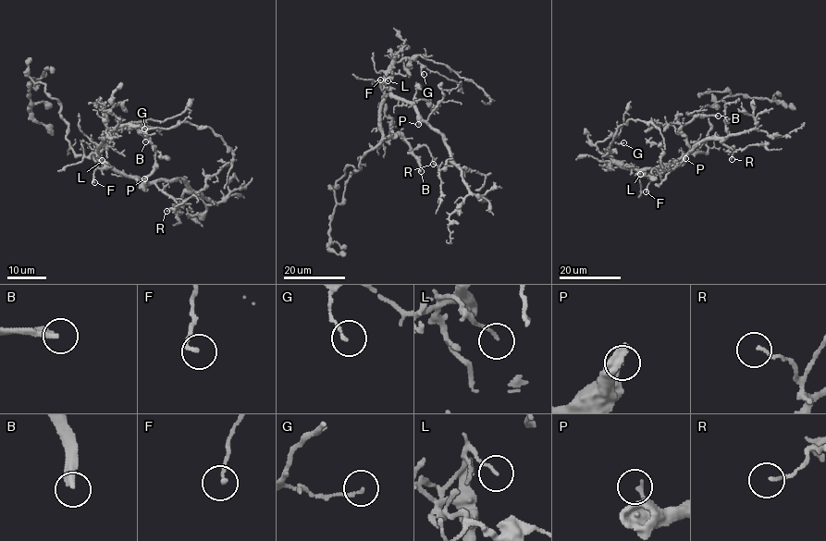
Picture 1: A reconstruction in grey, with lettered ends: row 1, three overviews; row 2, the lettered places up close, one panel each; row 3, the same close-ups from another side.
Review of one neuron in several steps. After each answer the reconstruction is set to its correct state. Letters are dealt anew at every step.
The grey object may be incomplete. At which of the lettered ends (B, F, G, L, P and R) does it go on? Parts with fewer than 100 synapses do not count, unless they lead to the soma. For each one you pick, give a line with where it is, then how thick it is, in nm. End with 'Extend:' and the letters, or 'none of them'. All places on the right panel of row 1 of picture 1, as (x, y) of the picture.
B: (718, 116) | 280 nm
Extend: B

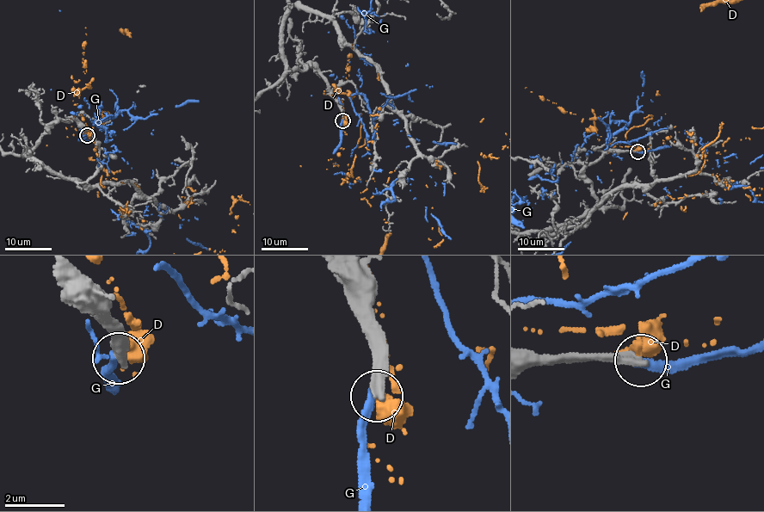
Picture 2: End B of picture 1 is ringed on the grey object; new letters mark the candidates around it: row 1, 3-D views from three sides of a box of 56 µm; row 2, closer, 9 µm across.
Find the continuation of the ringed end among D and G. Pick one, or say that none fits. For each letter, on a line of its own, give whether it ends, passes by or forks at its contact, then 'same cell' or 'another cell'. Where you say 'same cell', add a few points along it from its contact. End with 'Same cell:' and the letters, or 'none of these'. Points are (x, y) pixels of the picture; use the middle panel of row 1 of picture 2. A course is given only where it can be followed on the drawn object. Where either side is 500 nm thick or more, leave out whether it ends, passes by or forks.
D: it passes by | another cell
G: it ends | another cell
Same cell: none of these

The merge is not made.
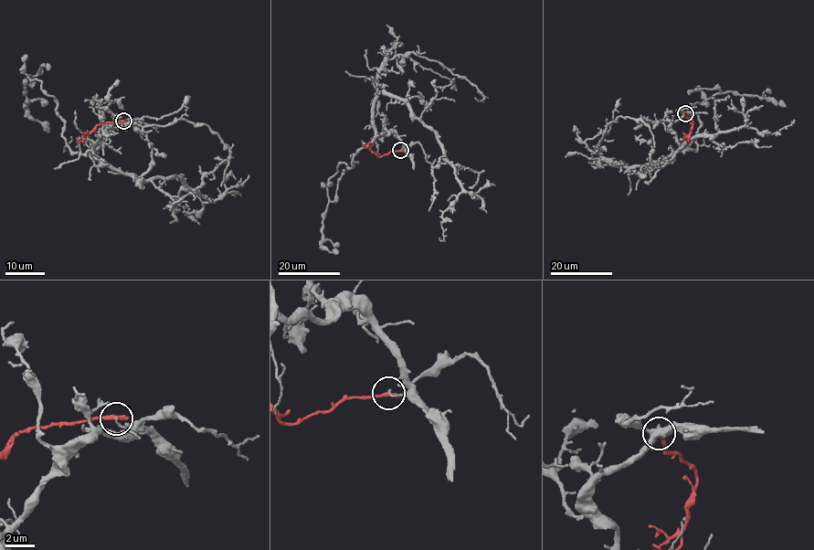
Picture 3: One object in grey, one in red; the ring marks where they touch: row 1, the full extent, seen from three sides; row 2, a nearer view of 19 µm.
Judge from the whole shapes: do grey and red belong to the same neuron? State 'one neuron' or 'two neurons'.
two neurons

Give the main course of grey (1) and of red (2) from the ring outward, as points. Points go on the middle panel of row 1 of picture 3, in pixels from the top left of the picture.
1: (400, 150), (394, 132), (375, 130), (380, 93), (398, 97), (431, 129), (462, 188), (442, 215), (439, 238)
2: (400, 151), (379, 156), (367, 145), (362, 146)

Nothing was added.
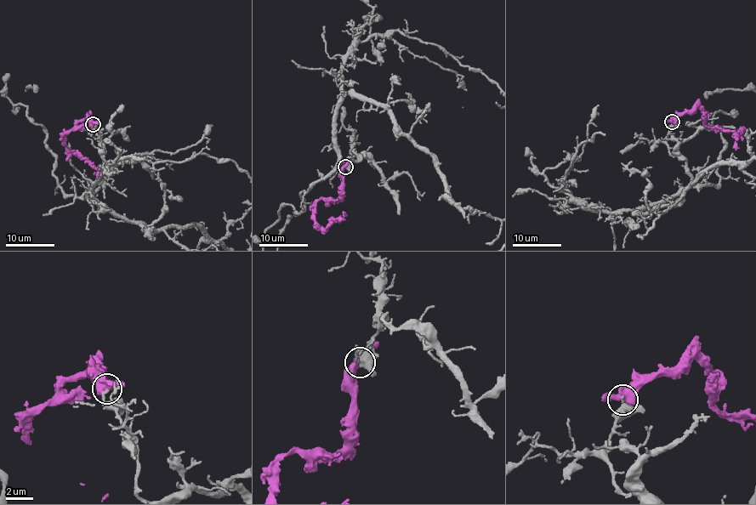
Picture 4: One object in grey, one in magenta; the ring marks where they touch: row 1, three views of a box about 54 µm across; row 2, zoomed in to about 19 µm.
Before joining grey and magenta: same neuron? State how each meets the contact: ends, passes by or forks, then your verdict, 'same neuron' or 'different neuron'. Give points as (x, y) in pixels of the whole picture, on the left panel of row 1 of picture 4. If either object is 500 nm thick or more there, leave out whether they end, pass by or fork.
different neuron

